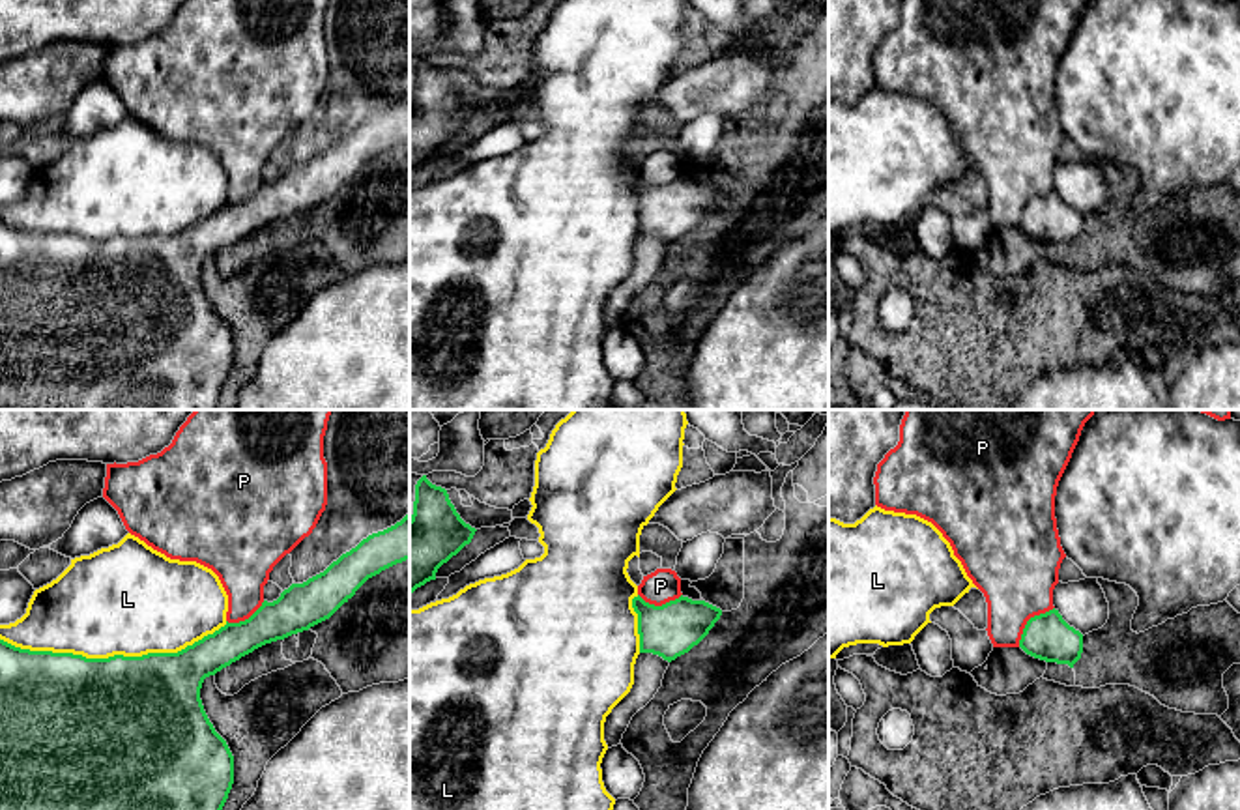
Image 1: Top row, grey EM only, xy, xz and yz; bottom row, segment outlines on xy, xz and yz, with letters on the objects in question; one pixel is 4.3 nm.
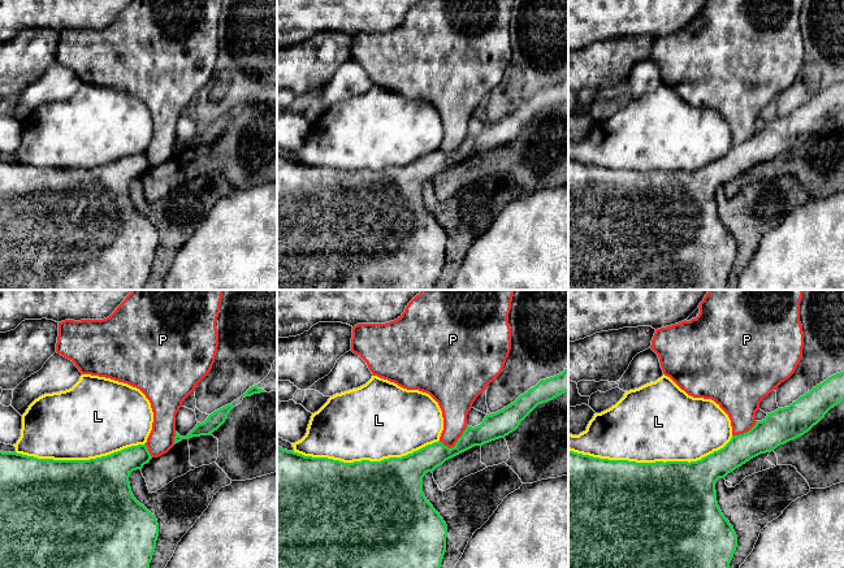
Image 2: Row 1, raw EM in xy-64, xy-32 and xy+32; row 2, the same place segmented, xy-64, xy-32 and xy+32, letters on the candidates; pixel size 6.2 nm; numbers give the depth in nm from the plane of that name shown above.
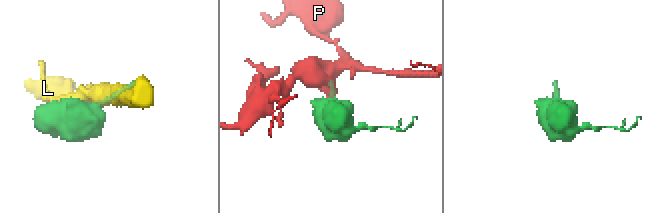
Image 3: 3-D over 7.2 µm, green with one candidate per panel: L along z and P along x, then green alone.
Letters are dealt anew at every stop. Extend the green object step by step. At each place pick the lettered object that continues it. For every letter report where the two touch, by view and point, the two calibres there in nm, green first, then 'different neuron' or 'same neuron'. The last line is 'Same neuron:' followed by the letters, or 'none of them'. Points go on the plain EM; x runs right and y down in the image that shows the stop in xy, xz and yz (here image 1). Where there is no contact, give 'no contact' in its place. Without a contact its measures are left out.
L: meets green in xy at (115, 236); 500 nm thick on the green side, 480 nm on the other; different neuron
P: meets green in yz at (1027, 202); 200 nm thick on the green side, 360 nm on the other; different neuron
Same neuron: none of them

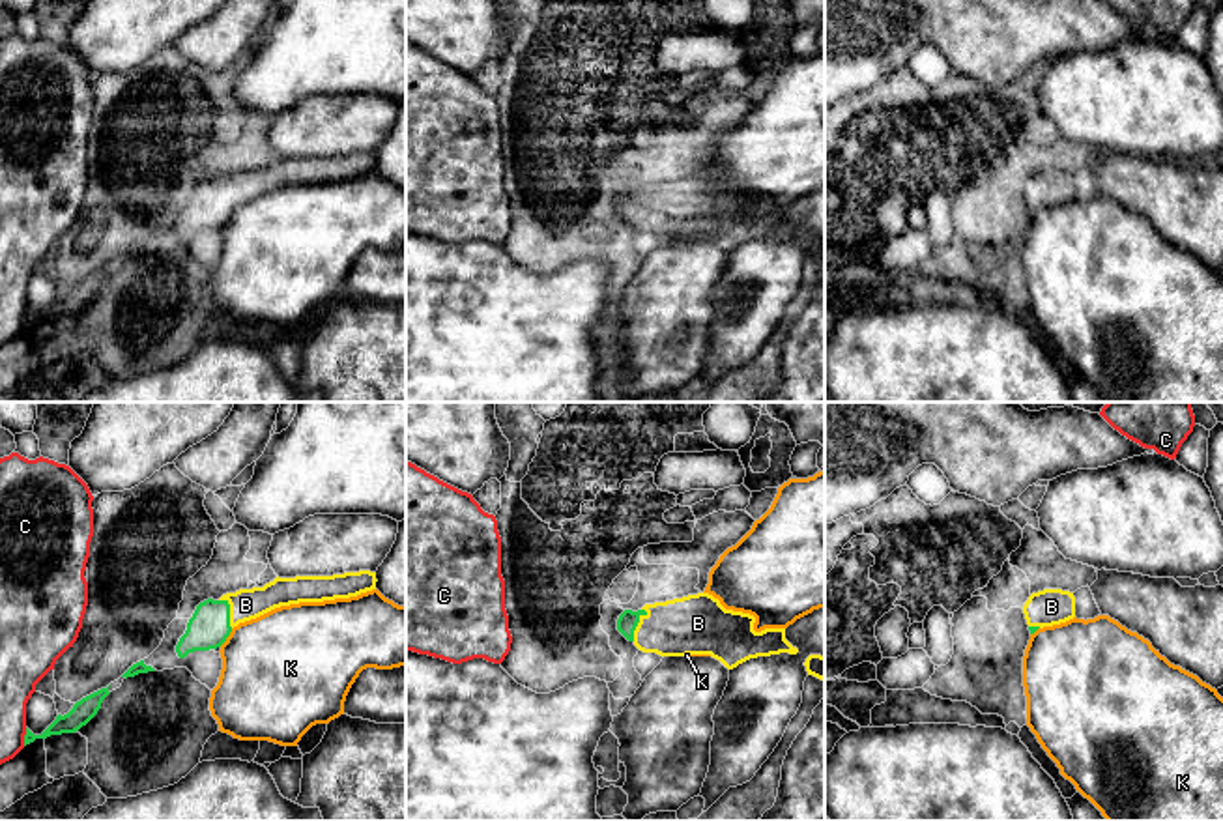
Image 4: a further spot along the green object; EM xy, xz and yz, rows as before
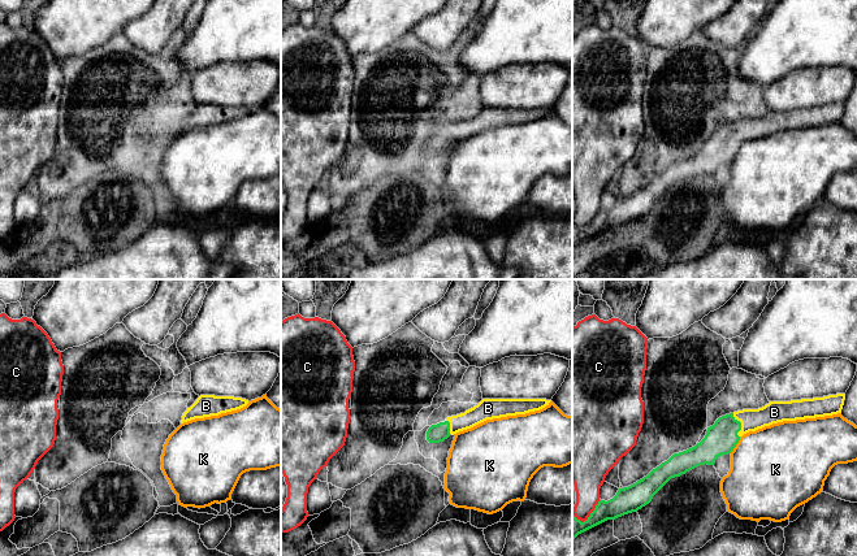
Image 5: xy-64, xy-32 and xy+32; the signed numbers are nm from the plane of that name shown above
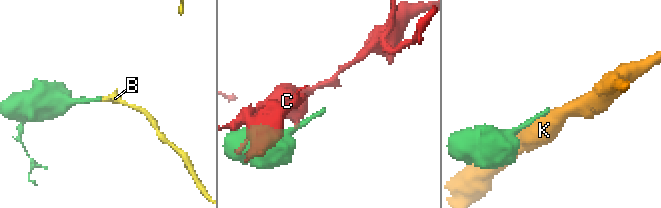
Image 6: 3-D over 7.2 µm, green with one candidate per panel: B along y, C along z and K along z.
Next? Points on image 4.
B: meets green in xz at (636, 206); 90 nm thick on the green side, 260 nm on the other; same neuron
C: meets green in xy at (25, 318); 90 nm thick on the green side, 160 nm on the other; different neuron
K: meets green in xy at (227, 217); 180 nm thick on the green side, 460 nm on the other; different neuron
Same neuron: B

